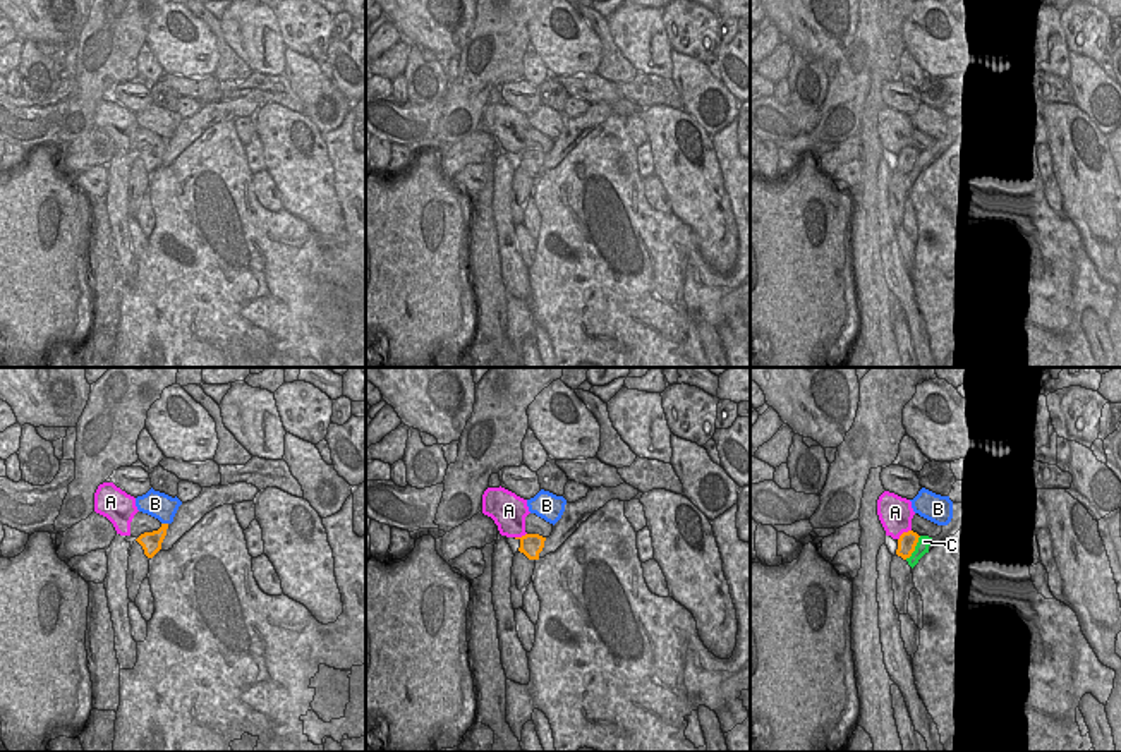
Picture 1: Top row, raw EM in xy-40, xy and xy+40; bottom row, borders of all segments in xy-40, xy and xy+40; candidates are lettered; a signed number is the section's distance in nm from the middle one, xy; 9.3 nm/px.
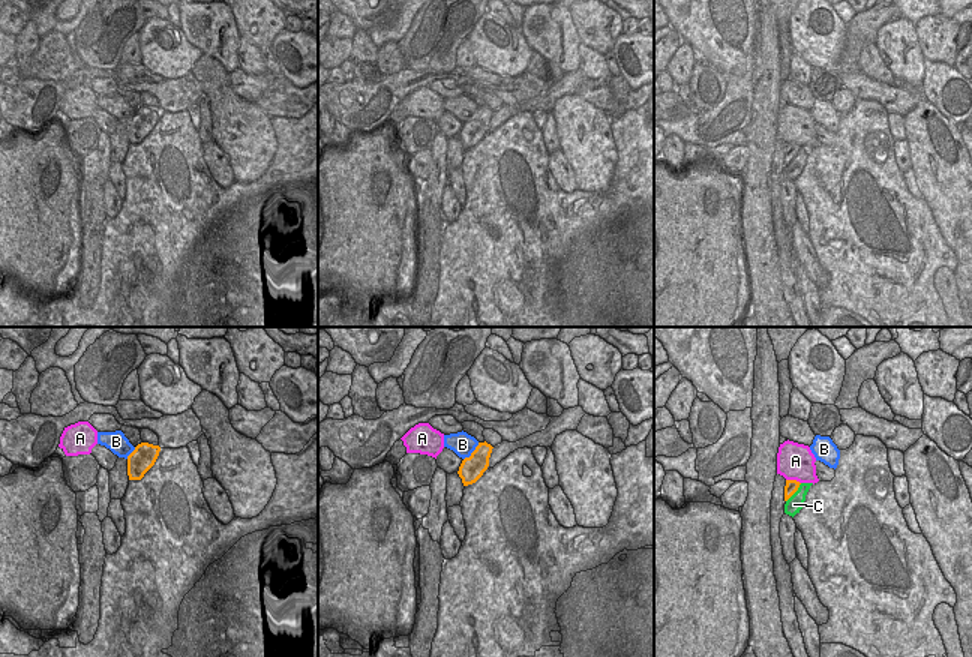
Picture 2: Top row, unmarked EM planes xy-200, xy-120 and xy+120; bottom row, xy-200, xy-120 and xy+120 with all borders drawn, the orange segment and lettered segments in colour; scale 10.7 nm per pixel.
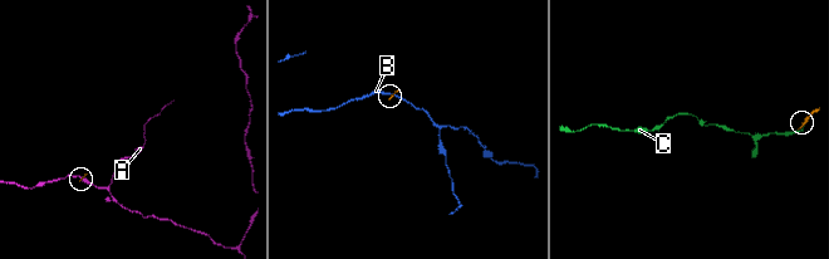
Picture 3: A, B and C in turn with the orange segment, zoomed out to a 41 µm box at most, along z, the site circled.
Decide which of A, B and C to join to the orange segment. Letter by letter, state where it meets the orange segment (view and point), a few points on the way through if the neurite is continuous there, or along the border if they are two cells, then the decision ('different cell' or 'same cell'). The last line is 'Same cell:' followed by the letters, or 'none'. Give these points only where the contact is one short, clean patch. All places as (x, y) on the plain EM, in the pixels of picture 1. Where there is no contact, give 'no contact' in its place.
A: meets orange in xy+40 at (903, 148); border along xy+40 (910, 145), (898, 155); different cell
B: meets orange in xy-40 at (165, 139); border along xy-40 (162, 138), (167, 139); different cell
C: meets orange in xy+40 at (914, 163); same cell
Same cell: C

